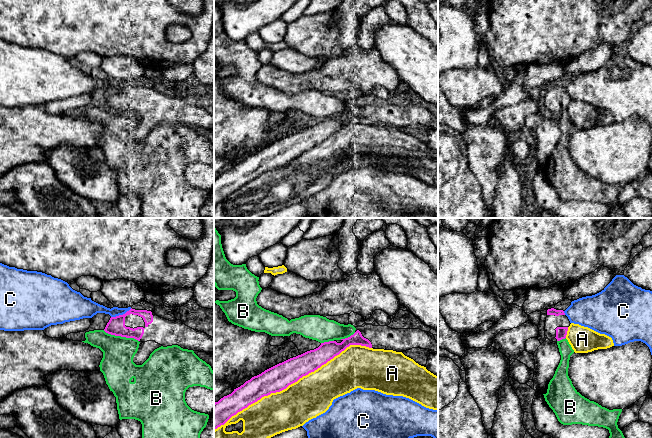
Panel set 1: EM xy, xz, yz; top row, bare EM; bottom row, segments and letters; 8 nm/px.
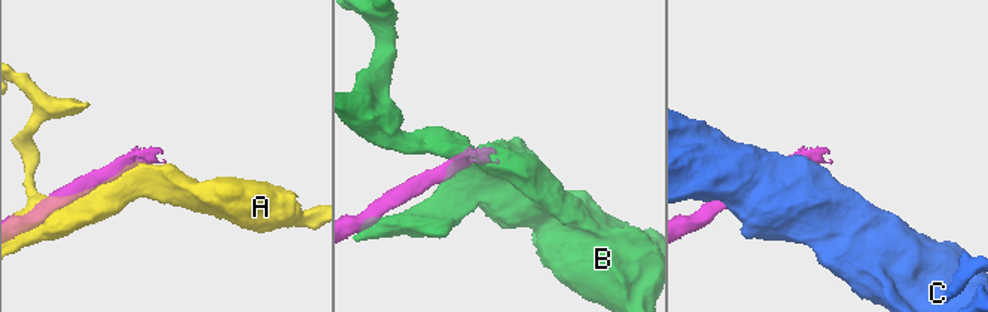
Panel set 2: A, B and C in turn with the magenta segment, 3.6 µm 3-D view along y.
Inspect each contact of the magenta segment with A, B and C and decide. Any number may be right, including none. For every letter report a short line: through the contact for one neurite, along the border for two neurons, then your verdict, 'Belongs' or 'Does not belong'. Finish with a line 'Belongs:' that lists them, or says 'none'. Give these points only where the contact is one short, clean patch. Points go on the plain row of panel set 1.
A: Does not belong
B: Does not belong
C: Does not belong
Belongs: none

